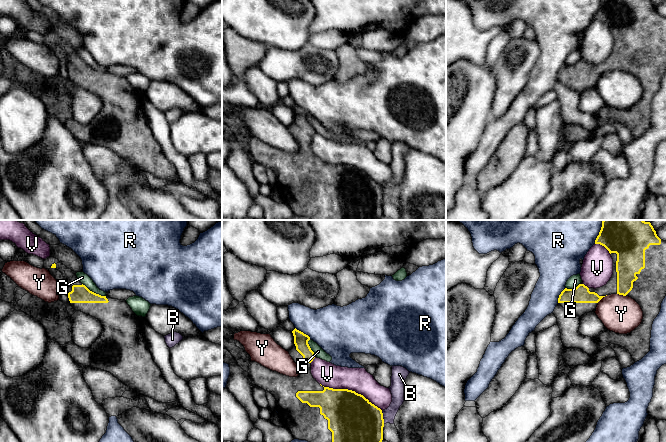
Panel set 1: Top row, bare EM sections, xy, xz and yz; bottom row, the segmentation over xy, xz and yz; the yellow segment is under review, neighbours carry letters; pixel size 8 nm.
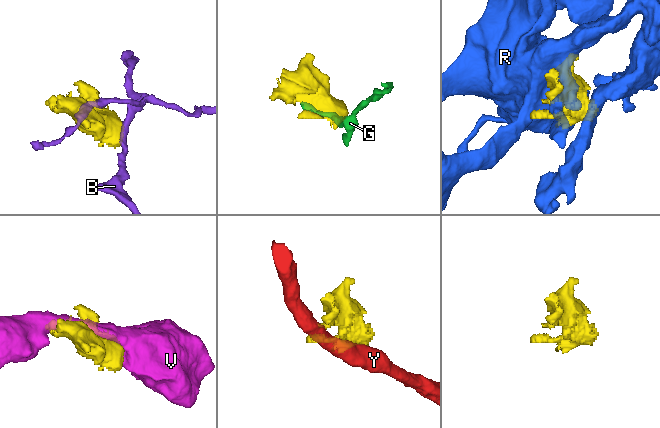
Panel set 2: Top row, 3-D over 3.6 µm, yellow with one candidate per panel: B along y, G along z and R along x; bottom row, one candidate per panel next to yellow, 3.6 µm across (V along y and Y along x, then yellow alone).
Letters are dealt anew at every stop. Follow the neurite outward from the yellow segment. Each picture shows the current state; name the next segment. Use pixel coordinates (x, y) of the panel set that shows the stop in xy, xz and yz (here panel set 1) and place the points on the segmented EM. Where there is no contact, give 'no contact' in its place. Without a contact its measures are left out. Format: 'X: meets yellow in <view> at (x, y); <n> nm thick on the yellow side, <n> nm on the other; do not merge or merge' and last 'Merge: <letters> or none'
B: meets yellow in xz at (382, 417); 380 nm thick on the yellow side, 110 nm on the other; do not merge
G: meets yellow in xy at (93, 292); 140 nm thick on the yellow side, 80 nm on the other; do not merge
R: meets yellow in xz at (302, 332); 110 nm thick on the yellow side, 360 nm on the other; do not merge
V: meets yellow in xz at (351, 390); 380 nm thick on the yellow side, 190 nm on the other; do not merge
Y: meets yellow in yz at (602, 297); 140 nm thick on the yellow side, 300 nm on the other; do not merge
Merge: none

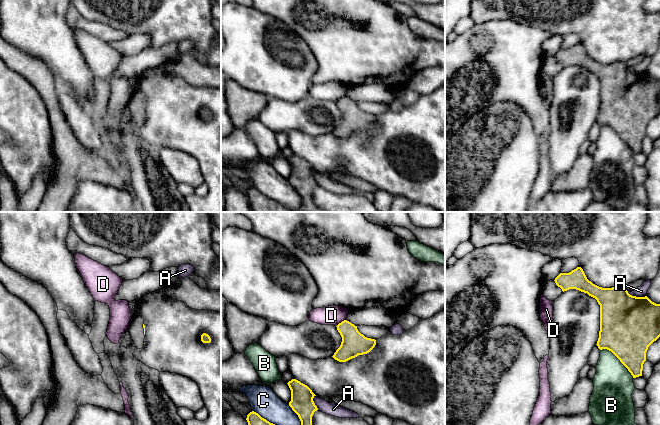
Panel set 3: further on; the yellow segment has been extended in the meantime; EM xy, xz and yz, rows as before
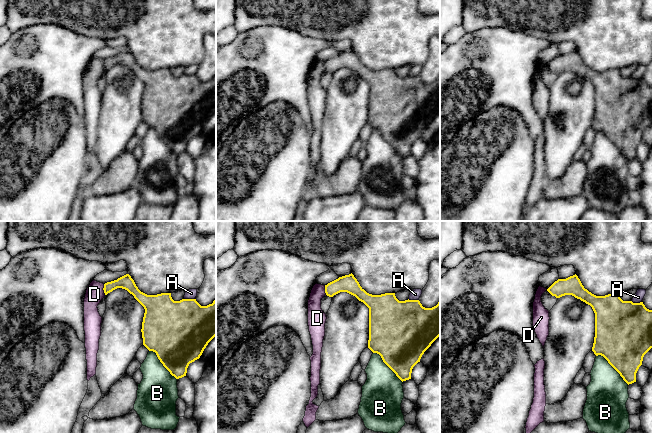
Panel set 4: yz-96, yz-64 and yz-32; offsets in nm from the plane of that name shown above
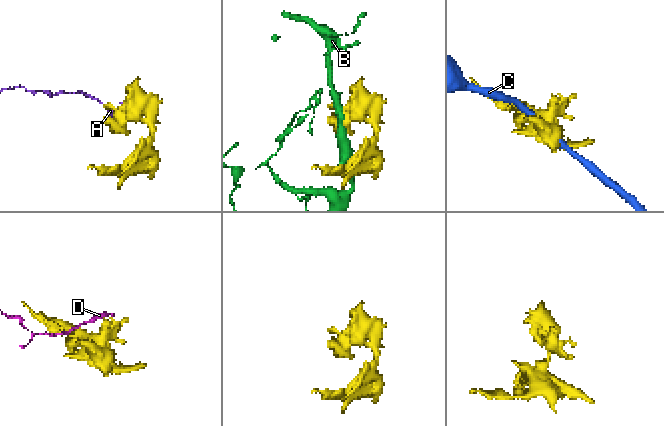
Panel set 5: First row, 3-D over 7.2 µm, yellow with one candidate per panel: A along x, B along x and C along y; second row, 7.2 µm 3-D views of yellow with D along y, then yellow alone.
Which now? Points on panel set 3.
A: meets yellow in yz at (635, 296); 460 nm thick on the yellow side, 90 nm on the other; do not merge
B: meets yellow in yz at (619, 359); 440 nm thick on the yellow side, 320 nm on the other; do not merge
C: meets yellow in xz at (263, 418); 110 nm thick on the yellow side, 220 nm on the other; do not merge
D: meets yellow in xz at (341, 322); 200 nm thick on the yellow side, 160 nm on the other; do not merge
Merge: none

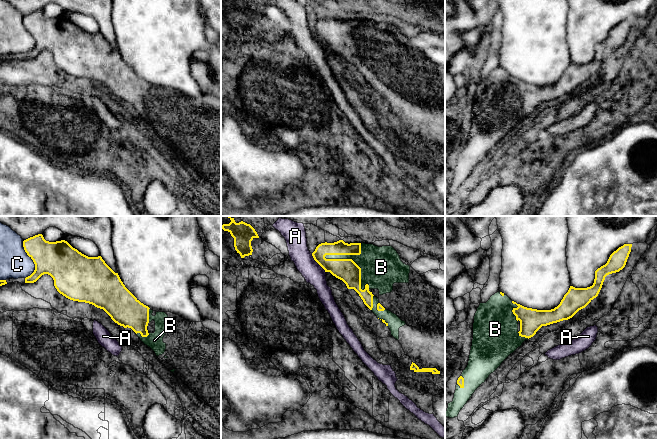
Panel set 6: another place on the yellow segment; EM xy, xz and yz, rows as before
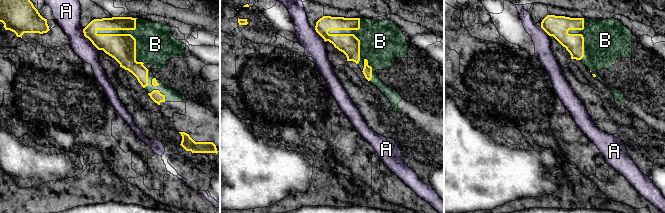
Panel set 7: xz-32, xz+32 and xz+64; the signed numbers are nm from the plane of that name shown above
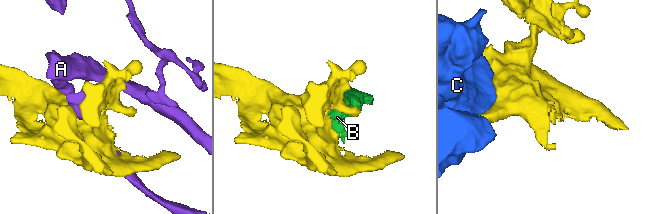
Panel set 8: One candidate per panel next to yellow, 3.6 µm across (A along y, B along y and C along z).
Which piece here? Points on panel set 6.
A: meets yellow in xz at (317, 262); 180 nm thick on the yellow side, 170 nm on the other; do not merge
B: meets yellow in xz at (358, 266); 180 nm thick on the yellow side, 320 nm on the other; merge
C: meets yellow in xy at (32, 259); 300 nm thick on the yellow side, 240 nm on the other; do not merge
Merge: B

